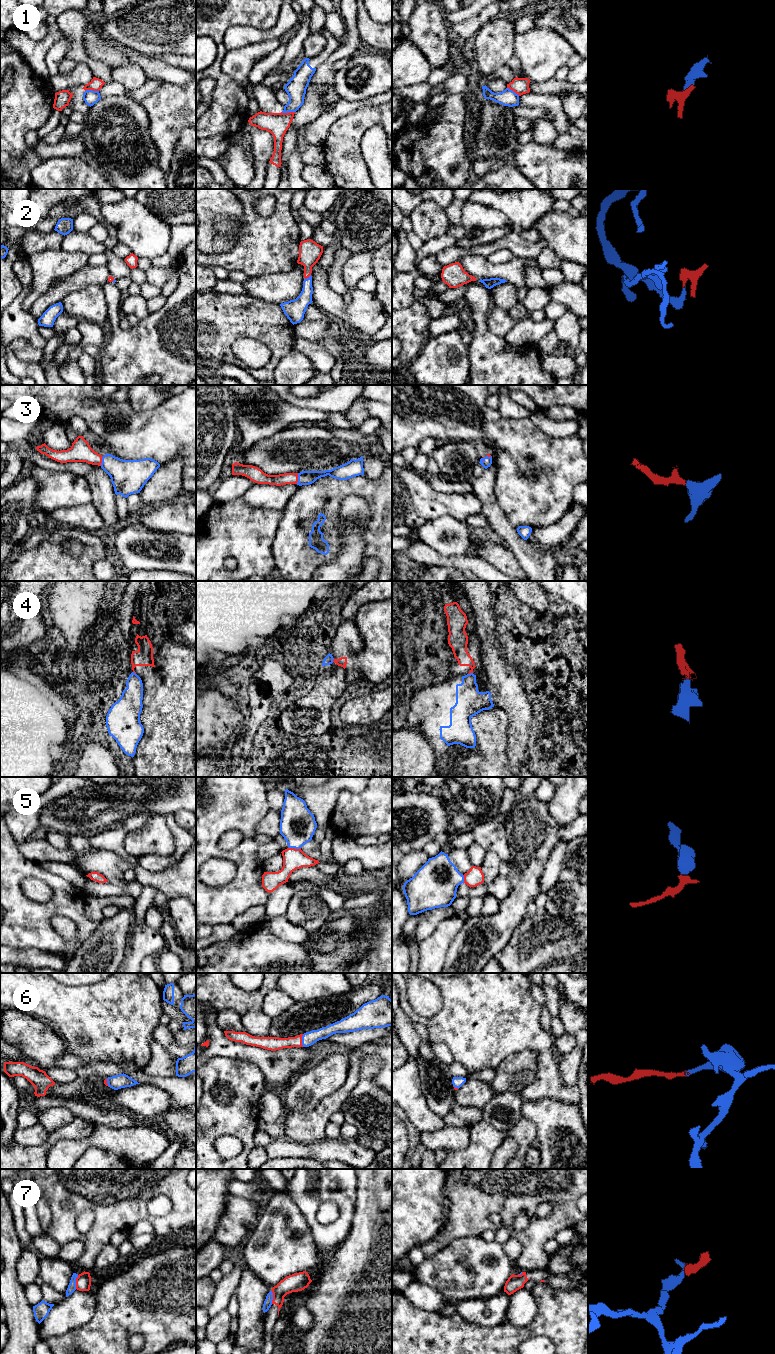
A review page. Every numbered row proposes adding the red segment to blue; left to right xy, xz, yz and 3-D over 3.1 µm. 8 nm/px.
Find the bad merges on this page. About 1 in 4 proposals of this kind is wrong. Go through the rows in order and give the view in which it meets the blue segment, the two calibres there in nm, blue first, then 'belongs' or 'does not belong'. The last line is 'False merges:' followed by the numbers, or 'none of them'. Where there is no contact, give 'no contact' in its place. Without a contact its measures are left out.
1: meets blue in xy; 120 nm thick on the blue side, 100 nm on the other; does not belong
2: meets blue in xz; 140 nm thick on the blue side, 180 nm on the other; belongs
3: meets blue in xz; 110 nm thick on the blue side, 100 nm on the other; belongs
4: meets blue in yz; 220 nm thick on the blue side, 130 nm on the other; does not belong
5: meets blue in xz; 280 nm thick on the blue side, 170 nm on the other; belongs
6: meets blue in xz; 110 nm thick on the blue side, 110 nm on the other; belongs
7: meets blue in xy; 70 nm thick on the blue side, 130 nm on the other; does not belong
False merges: 1, 4, 7

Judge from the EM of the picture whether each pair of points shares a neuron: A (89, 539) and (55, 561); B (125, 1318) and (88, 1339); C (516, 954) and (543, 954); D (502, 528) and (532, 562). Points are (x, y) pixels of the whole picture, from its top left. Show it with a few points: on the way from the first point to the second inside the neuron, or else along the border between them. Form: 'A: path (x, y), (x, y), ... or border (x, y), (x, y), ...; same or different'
A: path (89, 551), (79, 562), (67, 562); same
B: path (116, 1323), (100, 1339), (97, 1339); same
C: path (523, 954), (536, 954); same
D: path (510, 536), (526, 554); same

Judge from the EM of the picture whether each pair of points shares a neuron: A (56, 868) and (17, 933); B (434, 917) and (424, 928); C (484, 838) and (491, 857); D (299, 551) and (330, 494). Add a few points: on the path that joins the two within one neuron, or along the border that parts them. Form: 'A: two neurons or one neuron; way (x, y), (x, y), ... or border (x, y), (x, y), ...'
A: two neurons; border (39, 864), (45, 869), (58, 874), (73, 886)
B: one neuron; way (431, 920), (427, 925)
C: two neurons; border (487, 850), (493, 851), (501, 861)
D: one neuron; way (299, 536), (305, 527), (306, 516), (315, 507)

